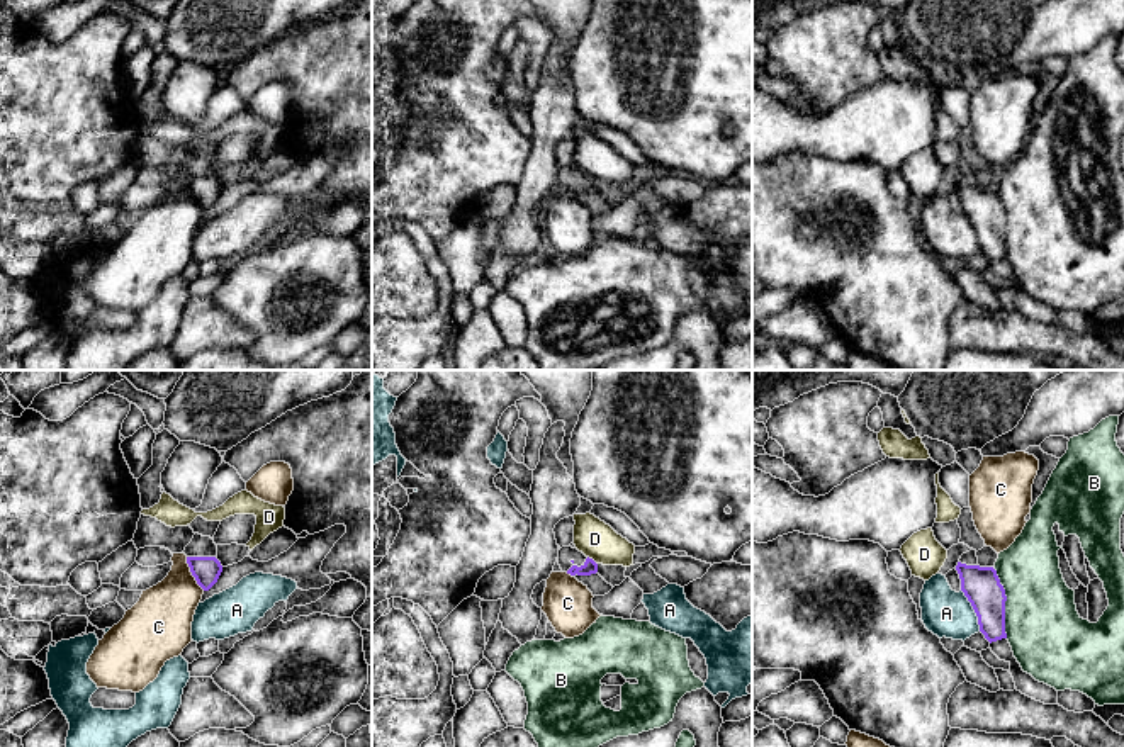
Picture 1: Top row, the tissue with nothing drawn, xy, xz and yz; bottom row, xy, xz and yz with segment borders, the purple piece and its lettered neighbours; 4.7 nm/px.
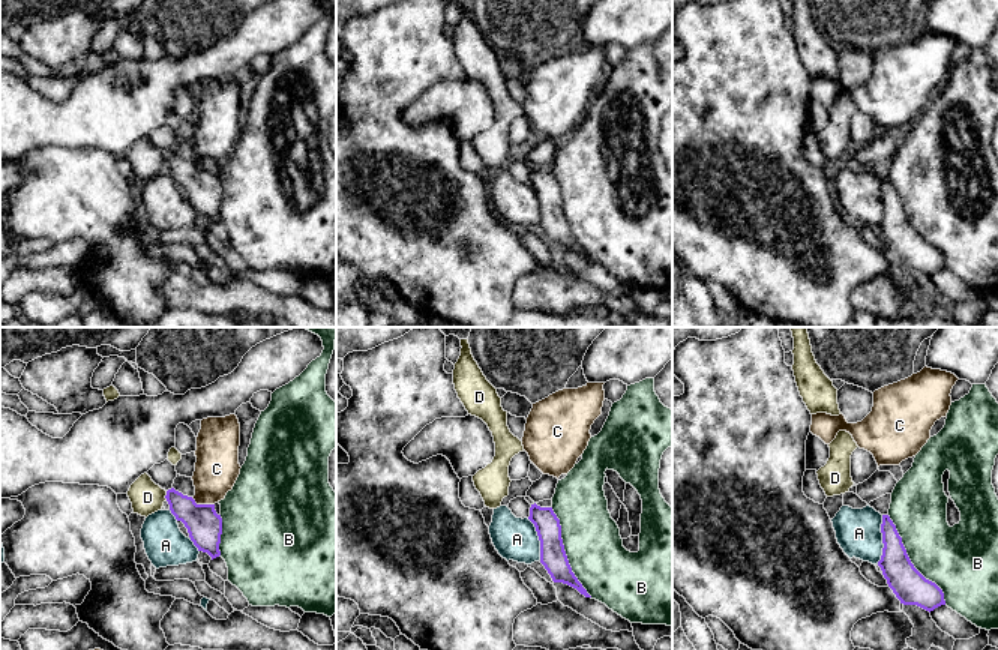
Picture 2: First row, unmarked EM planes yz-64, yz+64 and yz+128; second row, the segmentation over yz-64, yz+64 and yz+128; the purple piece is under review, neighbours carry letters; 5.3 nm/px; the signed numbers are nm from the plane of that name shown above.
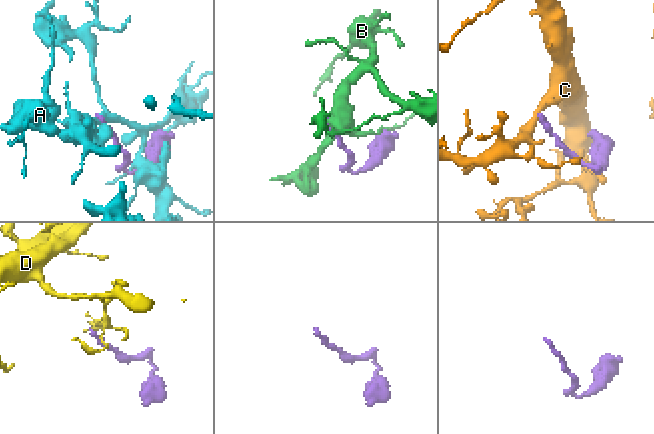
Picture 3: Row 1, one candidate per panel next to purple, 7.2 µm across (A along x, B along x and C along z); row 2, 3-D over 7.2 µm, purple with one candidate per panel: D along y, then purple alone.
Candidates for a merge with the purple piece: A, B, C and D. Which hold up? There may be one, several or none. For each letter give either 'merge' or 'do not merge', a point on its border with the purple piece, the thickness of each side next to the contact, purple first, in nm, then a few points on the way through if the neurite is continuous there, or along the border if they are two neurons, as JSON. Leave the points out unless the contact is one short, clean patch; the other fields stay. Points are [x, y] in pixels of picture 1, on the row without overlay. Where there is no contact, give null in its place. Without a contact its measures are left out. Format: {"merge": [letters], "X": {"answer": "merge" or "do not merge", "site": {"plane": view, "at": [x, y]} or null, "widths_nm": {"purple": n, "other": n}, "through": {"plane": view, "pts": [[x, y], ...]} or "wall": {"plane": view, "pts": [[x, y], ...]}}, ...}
{"merge": [], "A": {"answer": "do not merge", "site": {"plane": "yz", "at": [973, 228]}, "widths_nm": {"purple": 180, "other": 220}}, "B": {"answer": "do not merge", "site": {"plane": "yz", "at": [1004, 223]}, "widths_nm": {"purple": 180, "other": 360}}, "C": {"answer": "do not merge", "site": {"plane": "xy", "at": [192, 194]}, "widths_nm": {"purple": 130, "other": 280}, "wall": {"plane": "xy", "pts": [[185, 177], [191, 194], [204, 209]]}}, "D": {"answer": "do not merge", "site": {"plane": "xz", "at": [593, 180]}, "widths_nm": {"purple": 70, "other": 180}, "wall": {"plane": "xz", "pts": [[588, 175], [596, 184]]}}}

